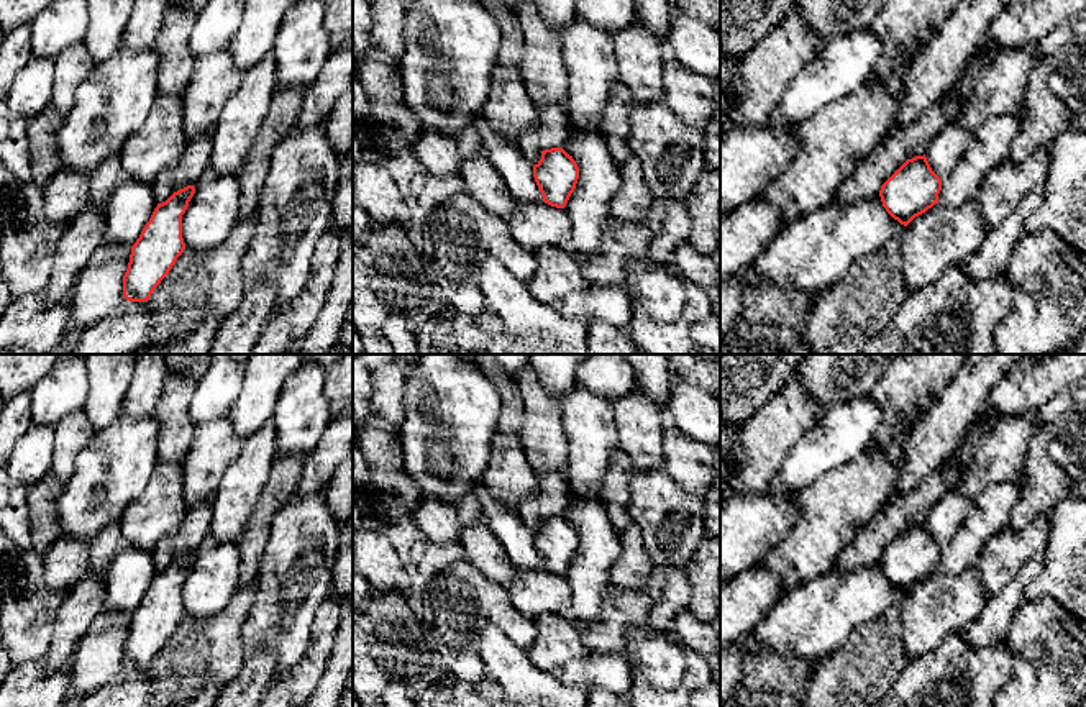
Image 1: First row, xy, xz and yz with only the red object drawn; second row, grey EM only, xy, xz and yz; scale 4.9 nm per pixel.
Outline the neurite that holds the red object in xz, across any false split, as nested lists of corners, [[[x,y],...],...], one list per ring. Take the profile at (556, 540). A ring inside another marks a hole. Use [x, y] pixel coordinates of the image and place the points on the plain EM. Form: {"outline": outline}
{"outline": [[[551,515],[541,518],[541,527],[533,533],[533,545],[543,569],[564,576],[576,556],[579,535],[563,515]]]}

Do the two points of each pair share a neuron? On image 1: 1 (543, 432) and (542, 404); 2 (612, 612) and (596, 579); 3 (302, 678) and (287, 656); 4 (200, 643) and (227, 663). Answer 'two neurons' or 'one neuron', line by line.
1: one neuron
2: two neurons
3: two neurons
4: one neuron

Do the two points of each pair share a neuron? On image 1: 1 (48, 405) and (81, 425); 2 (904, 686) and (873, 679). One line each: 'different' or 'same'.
1: different
2: different

